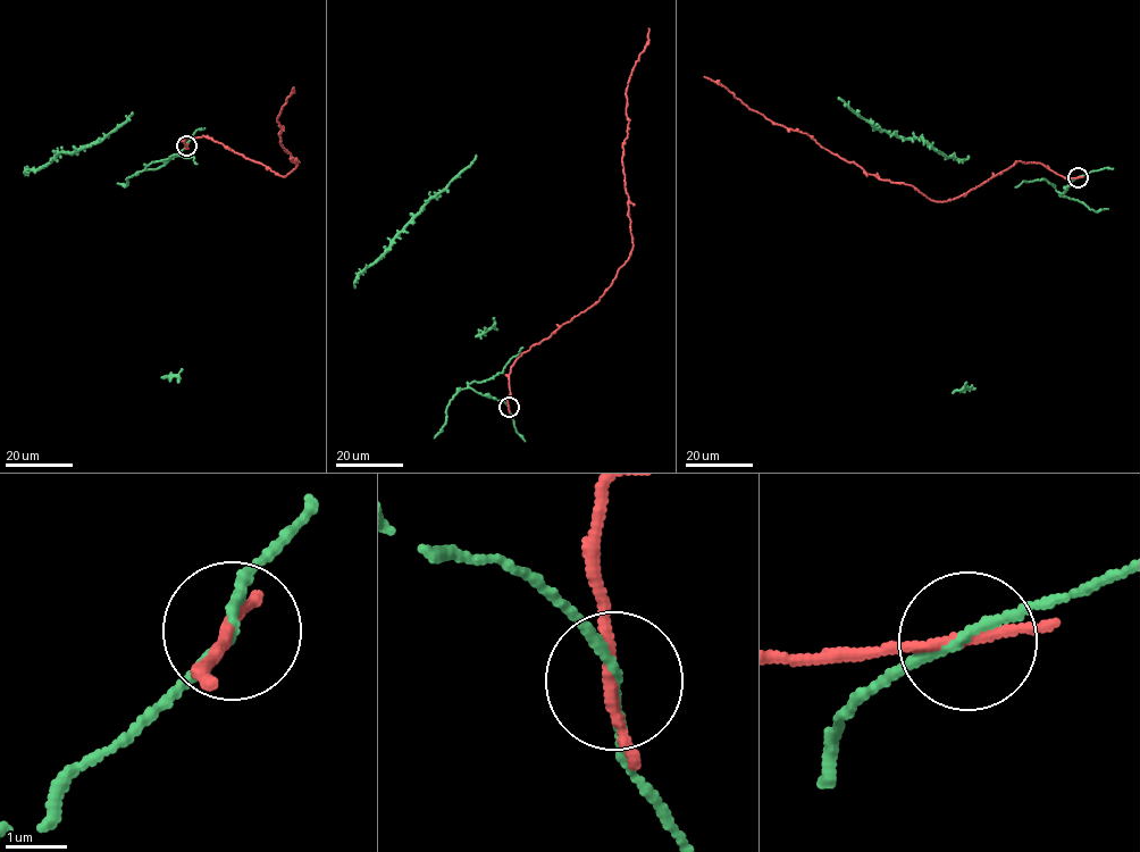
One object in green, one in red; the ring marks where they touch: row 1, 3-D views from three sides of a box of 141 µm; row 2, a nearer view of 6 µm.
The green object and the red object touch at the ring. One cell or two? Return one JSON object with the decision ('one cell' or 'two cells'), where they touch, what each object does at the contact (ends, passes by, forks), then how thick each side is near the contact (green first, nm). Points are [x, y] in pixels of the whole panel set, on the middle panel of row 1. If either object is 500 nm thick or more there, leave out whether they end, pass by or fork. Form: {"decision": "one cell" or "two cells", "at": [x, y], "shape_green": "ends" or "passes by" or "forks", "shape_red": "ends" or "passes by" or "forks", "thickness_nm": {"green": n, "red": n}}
{"decision": "two cells", "at": [509, 407], "shape_green": "passes by", "shape_red": "passes by", "thickness_nm": {"green": 140, "red": 170}}

